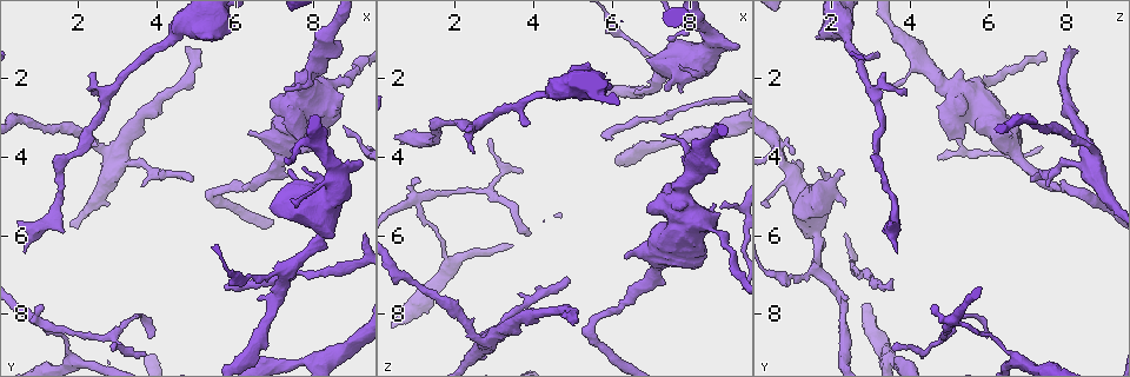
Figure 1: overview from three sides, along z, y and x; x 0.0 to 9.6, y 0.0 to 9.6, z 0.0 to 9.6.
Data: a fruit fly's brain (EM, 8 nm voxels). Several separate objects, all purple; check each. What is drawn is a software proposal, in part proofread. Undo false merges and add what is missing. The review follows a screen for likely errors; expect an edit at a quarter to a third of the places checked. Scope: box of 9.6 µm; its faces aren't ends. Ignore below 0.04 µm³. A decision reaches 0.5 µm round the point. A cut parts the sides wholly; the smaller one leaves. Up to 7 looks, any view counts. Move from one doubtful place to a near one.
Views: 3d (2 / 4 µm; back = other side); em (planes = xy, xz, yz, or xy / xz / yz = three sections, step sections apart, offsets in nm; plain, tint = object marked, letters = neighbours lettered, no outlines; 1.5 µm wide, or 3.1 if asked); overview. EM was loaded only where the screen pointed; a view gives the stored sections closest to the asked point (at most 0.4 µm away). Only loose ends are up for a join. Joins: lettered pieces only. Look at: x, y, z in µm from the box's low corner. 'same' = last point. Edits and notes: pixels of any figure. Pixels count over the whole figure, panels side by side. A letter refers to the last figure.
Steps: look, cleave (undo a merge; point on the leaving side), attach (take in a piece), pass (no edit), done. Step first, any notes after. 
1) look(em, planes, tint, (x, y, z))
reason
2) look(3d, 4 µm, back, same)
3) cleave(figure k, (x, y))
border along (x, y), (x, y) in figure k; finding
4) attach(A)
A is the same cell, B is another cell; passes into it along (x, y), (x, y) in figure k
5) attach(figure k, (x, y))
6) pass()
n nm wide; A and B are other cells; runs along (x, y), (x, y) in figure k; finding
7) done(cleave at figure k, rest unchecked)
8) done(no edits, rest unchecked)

look(em, xz, step 4, tint, (1.10, 8.20, 5.25))
abrupt turn

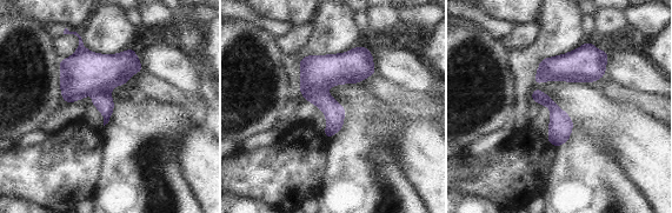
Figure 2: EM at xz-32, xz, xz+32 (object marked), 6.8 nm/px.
look(em, planes, letters, same)
cut it another way

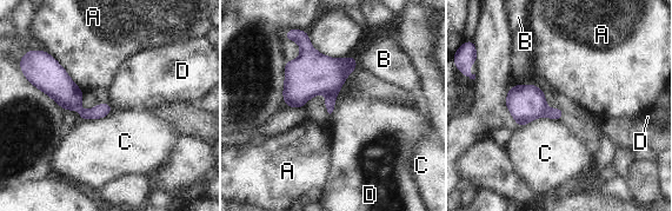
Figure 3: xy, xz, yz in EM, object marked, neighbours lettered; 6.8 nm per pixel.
cleave(figure 3, (312, 73))
A, B, C and D are other cells; border along (336, 93), (327, 96) in figure 3; two neurons meet here

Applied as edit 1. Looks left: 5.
look(em, planes, letters, (2.85, 4.05, 8.65))
looks like a crossing

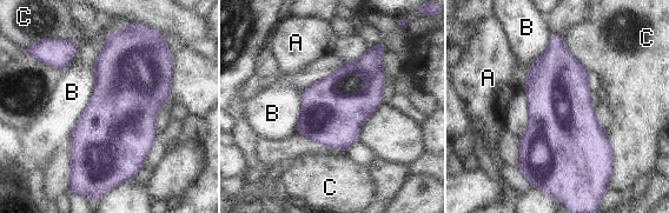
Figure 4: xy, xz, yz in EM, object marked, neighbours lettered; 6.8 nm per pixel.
pass()
A, B and C are other cells; one neuron here

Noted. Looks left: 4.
look(3d, 2 µm, back, (6.60, 7.60, 2.40))
free end

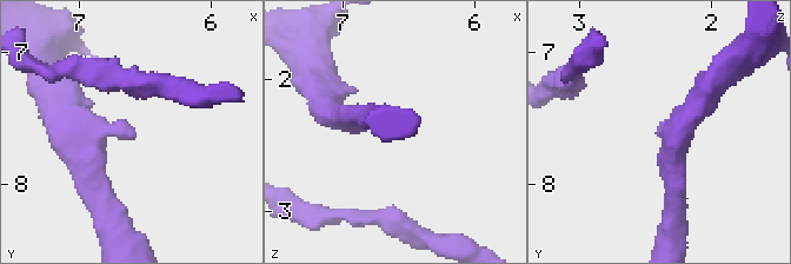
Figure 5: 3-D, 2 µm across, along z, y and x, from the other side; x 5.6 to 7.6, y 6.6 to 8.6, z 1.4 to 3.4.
look(em, yz, step 8, tint, (6.56, 7.60, 2.36))

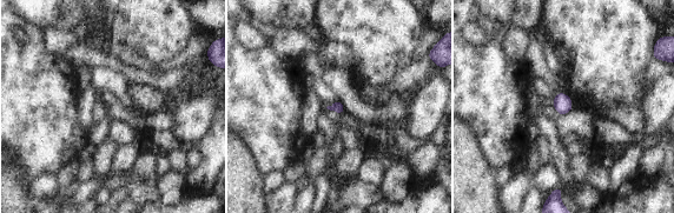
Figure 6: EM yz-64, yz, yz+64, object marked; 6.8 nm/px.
look(em, yz, step 8, letters, same)
what lies round it

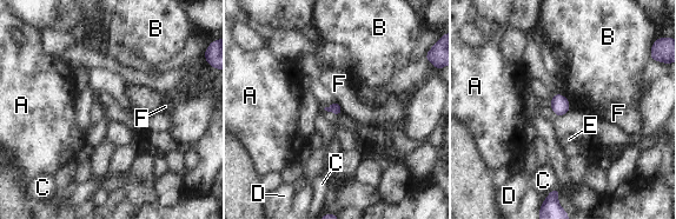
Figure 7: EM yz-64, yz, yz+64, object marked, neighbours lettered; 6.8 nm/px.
pass()
A, B, C, D, E and F are other cells; border along (556, 92), (567, 99), (570, 108) in figure 7; none of them fits

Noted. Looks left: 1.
done(cleave at figure 3, rest unchecked)

